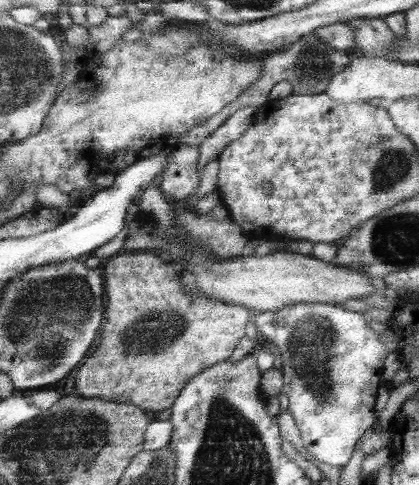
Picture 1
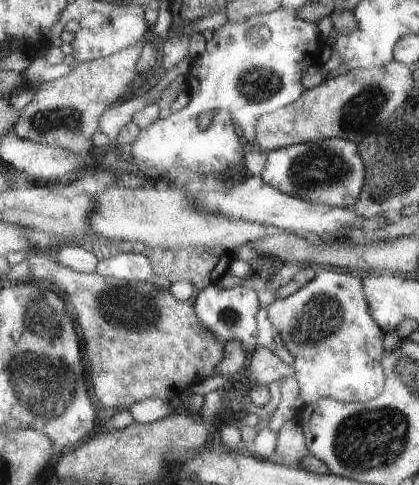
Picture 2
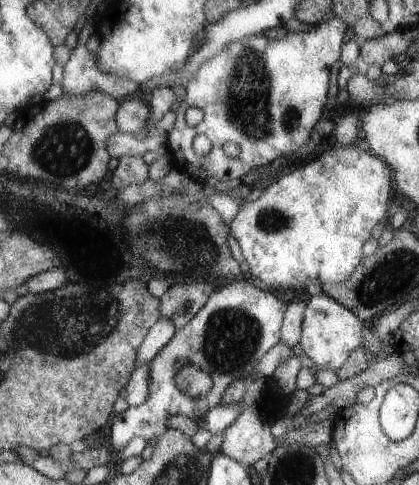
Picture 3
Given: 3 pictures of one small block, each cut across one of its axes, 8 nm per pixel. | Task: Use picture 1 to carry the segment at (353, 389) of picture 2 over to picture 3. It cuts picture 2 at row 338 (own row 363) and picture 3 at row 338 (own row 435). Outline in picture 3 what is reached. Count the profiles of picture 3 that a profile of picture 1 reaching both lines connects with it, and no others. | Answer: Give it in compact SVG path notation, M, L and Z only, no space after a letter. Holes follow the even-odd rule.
M323 294L323 296L313 296L307 298L307 312L305 312L305 322L303 322L303 338L299 342L303 354L313 360L313 370L315 368L327 368L339 372L349 360L355 350L359 350L365 340L365 320L355 312L349 310L345 304L339 300Z

